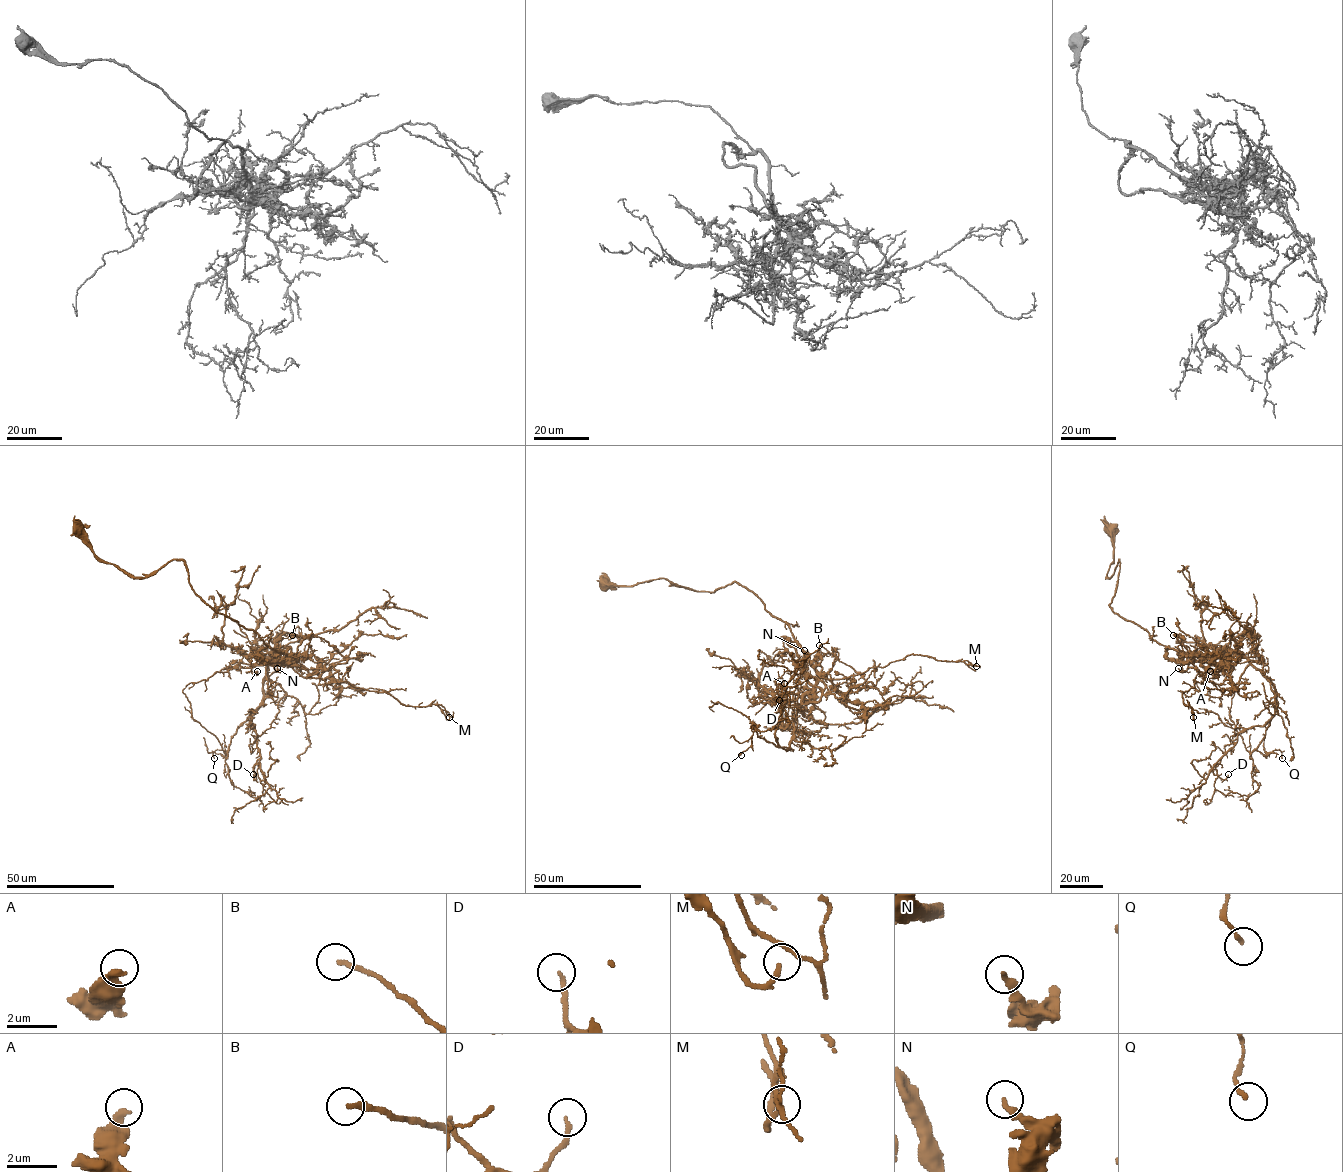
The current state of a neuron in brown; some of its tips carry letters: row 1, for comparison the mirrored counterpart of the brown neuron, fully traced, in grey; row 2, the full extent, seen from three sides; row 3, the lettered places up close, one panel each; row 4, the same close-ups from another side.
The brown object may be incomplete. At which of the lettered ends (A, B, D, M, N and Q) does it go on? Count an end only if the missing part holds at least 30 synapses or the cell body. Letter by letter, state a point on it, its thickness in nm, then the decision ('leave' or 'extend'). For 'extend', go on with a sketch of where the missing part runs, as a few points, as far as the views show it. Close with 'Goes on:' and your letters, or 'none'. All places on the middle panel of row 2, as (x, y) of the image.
A: at (784, 683); 280 nm thick; extend; missing branch runs (784, 683), (785, 677), (781, 671), (767, 670)
B: at (819, 645); 220 nm thick; extend; missing branch runs (819, 645), (797, 630), (799, 626), (807, 627)
D: at (779, 700); 190 nm thick; leave
M: at (976, 666); 140 nm thick; leave
N: at (804, 650); 240 nm thick; leave
Q: at (741, 755); 160 nm thick; leave
Goes on: A, B

